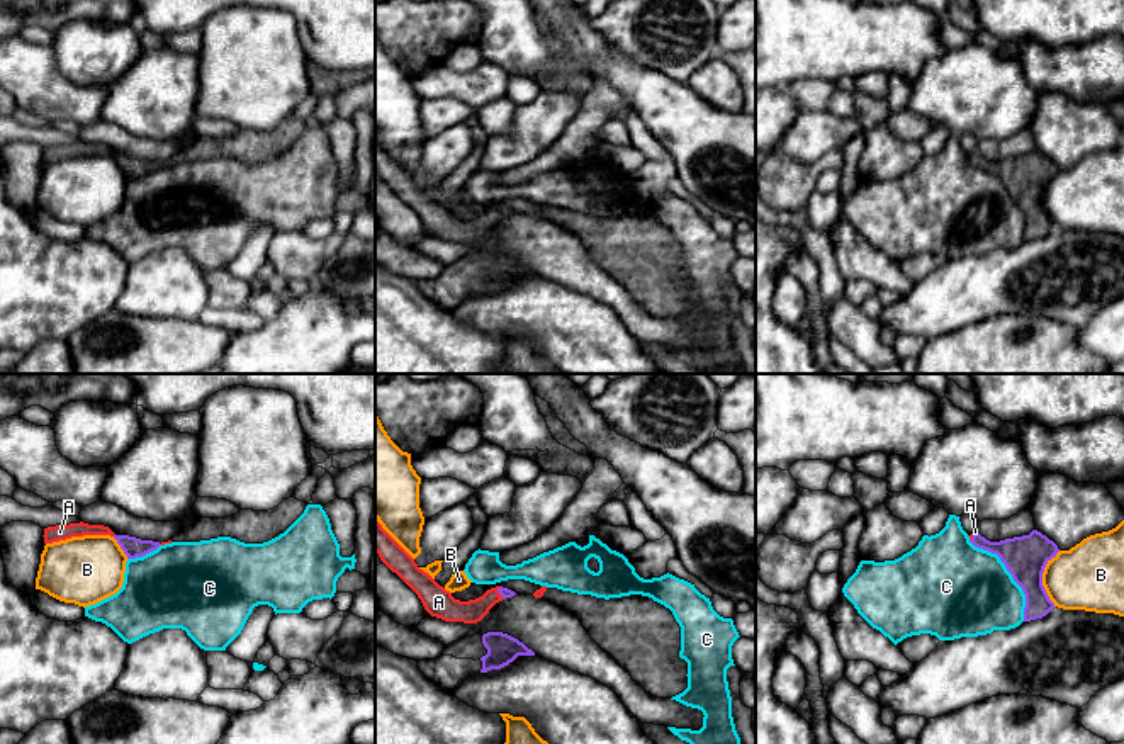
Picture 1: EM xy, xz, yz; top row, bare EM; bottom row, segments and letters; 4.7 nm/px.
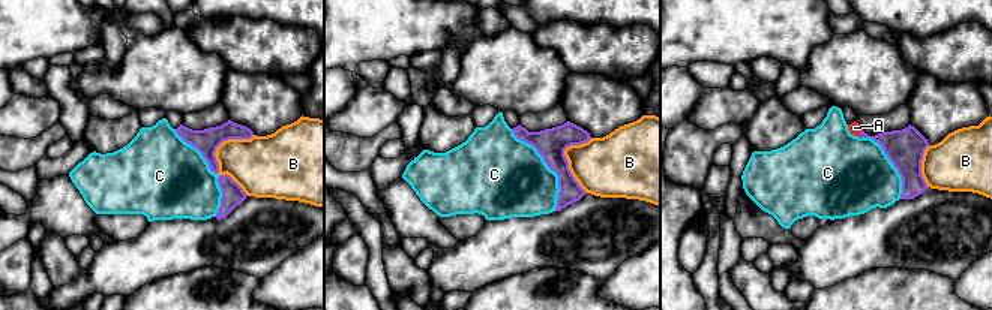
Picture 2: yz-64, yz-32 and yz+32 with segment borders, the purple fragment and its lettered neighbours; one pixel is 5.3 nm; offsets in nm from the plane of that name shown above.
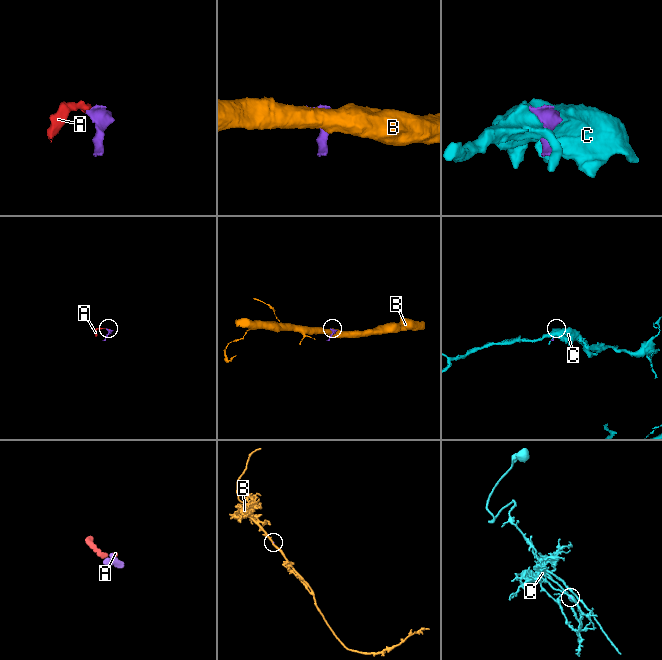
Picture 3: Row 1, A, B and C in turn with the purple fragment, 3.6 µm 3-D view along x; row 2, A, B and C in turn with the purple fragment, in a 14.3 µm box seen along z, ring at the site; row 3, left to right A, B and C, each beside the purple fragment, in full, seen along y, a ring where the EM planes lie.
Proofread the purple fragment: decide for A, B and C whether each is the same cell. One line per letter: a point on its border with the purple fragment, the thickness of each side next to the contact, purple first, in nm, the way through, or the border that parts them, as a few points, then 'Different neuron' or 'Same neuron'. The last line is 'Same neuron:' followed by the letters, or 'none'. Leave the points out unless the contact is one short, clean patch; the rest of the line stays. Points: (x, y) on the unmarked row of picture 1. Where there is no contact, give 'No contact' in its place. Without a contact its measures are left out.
A: Touches purple at xz (500, 213). Thickness 50 nm (purple) against 110 nm. Path across: xz (506, 213), (500, 213), (476, 230), (450, 230). Same neuron
B: Touches purple at yz (1041, 197). Thickness 200 nm (purple) against 320 nm. Different neuron
C: Touches purple at yz (1011, 192). Thickness 200 nm (purple) against 440 nm. Different neuron
Same neuron: A

